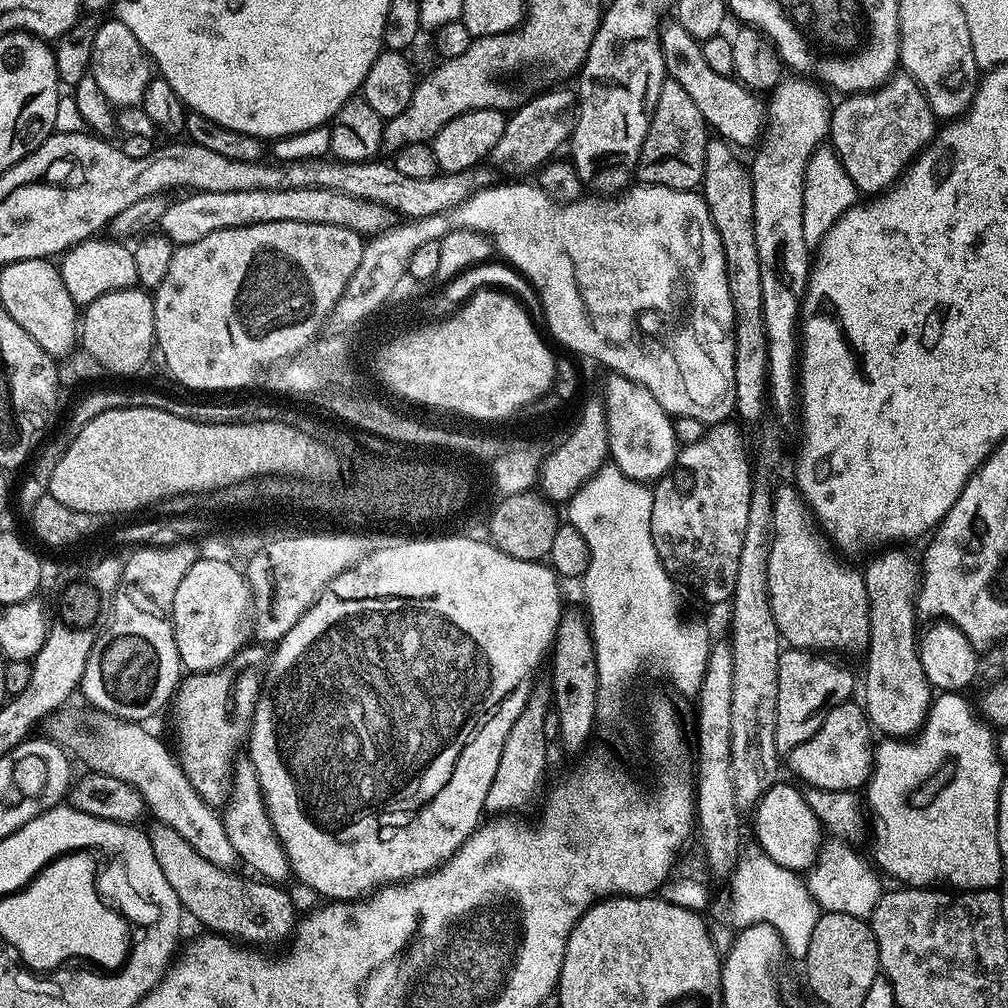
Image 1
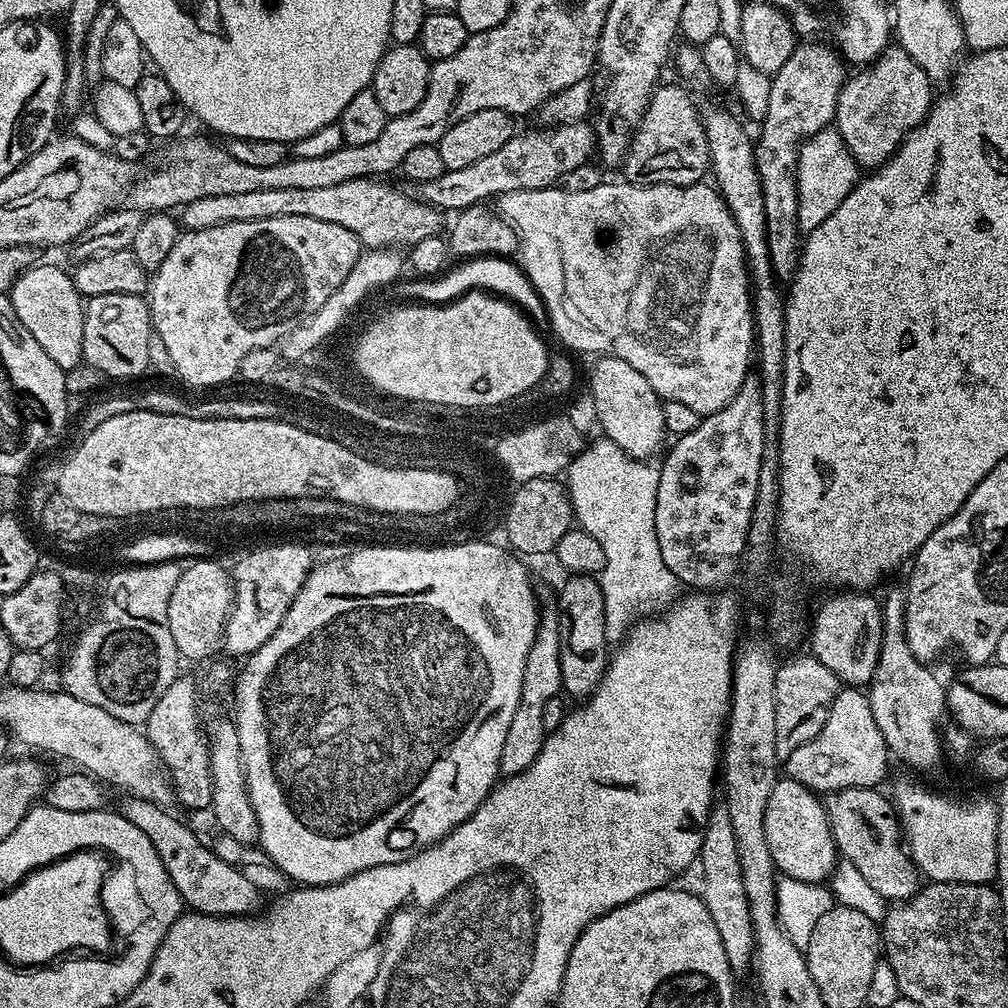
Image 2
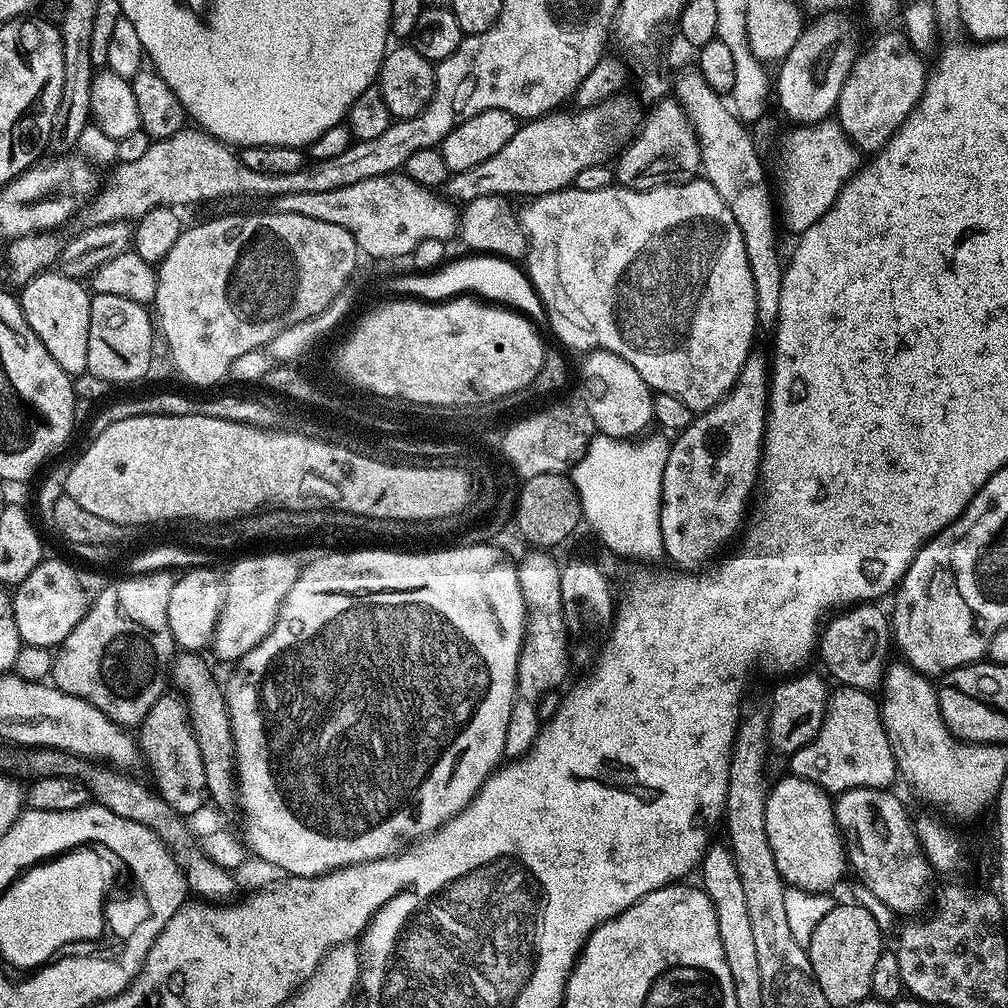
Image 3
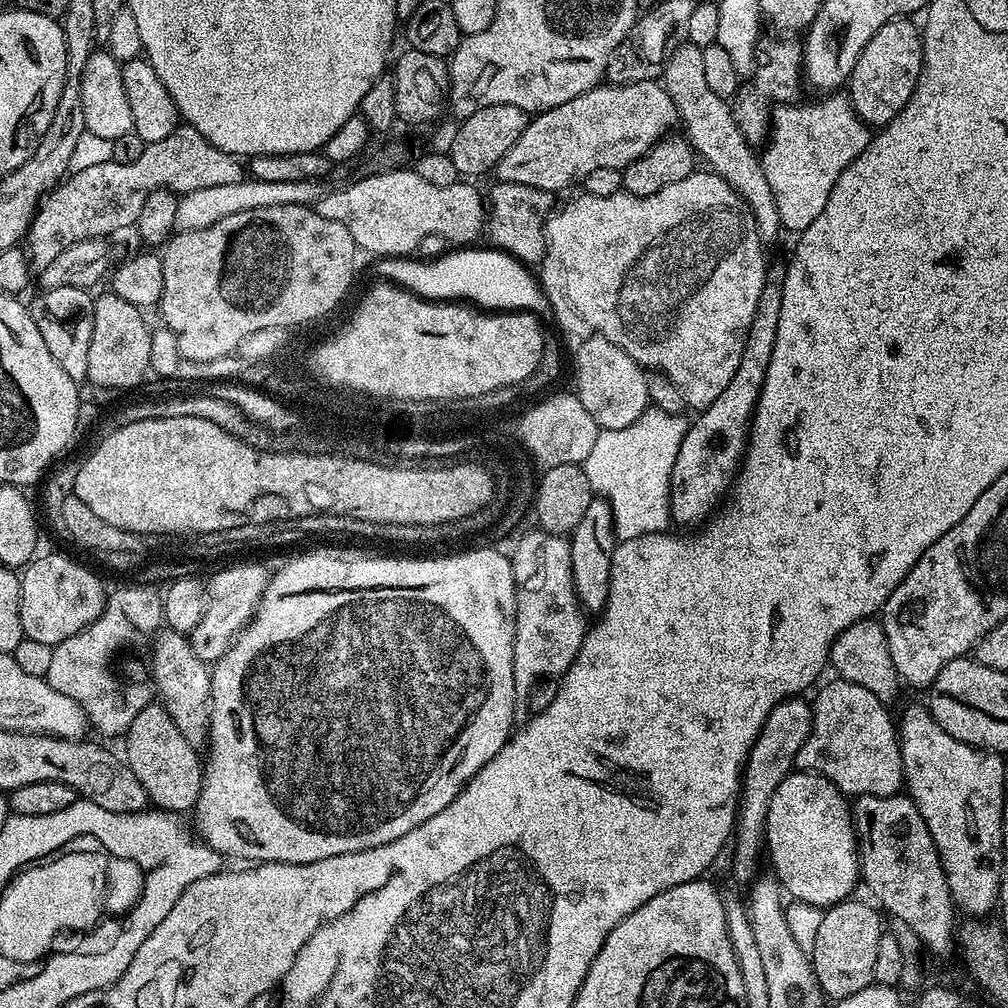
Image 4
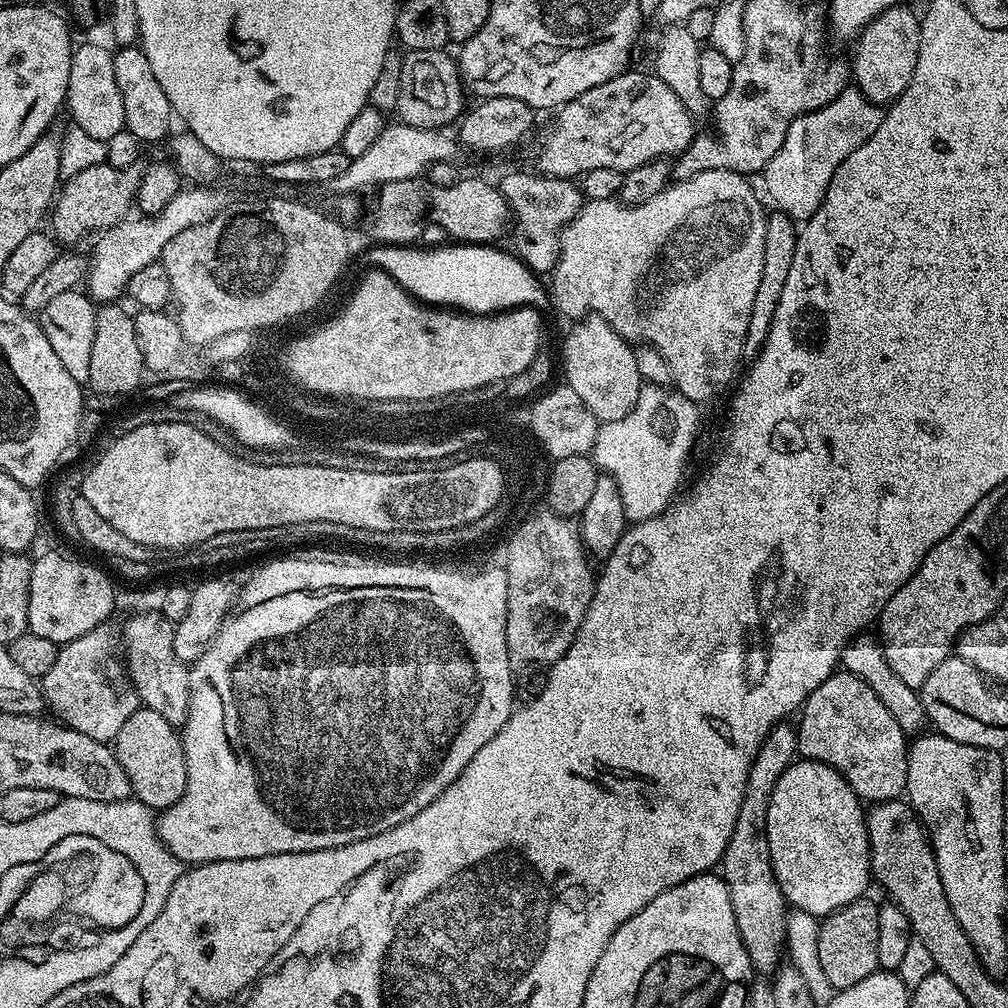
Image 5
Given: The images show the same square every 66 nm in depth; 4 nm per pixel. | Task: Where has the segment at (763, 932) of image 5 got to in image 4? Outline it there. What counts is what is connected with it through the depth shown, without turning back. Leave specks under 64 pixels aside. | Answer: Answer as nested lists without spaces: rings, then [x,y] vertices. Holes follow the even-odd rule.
[[[804,698],[780,701],[774,710],[770,710],[758,738],[752,743],[742,773],[734,843],[731,845],[732,876],[736,880],[751,882],[761,871],[760,856],[762,860],[766,852],[766,818],[770,810],[770,798],[774,798],[774,790],[778,790],[778,786],[796,768],[798,750],[802,750],[802,742],[810,738],[813,711],[813,705],[809,701],[807,704]]]

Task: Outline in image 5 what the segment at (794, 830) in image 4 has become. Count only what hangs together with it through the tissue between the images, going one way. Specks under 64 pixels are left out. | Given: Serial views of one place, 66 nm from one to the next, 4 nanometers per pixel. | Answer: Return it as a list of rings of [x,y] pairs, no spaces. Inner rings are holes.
[[[797,759],[778,778],[774,794],[770,794],[770,806],[766,810],[766,838],[770,842],[772,869],[785,901],[795,911],[805,912],[817,918],[850,906],[861,899],[872,875],[872,853],[868,843],[866,808],[852,787],[830,766],[817,760]]]

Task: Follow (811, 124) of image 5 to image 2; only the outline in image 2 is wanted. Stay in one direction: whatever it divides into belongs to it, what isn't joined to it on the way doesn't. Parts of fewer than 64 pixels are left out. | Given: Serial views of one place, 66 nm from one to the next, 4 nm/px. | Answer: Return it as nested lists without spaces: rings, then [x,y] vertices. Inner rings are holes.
[[[833,127],[818,131],[801,143],[799,162],[796,166],[796,194],[801,233],[812,232],[822,224],[841,205],[856,184],[860,176],[860,167],[849,152],[844,139]]]

